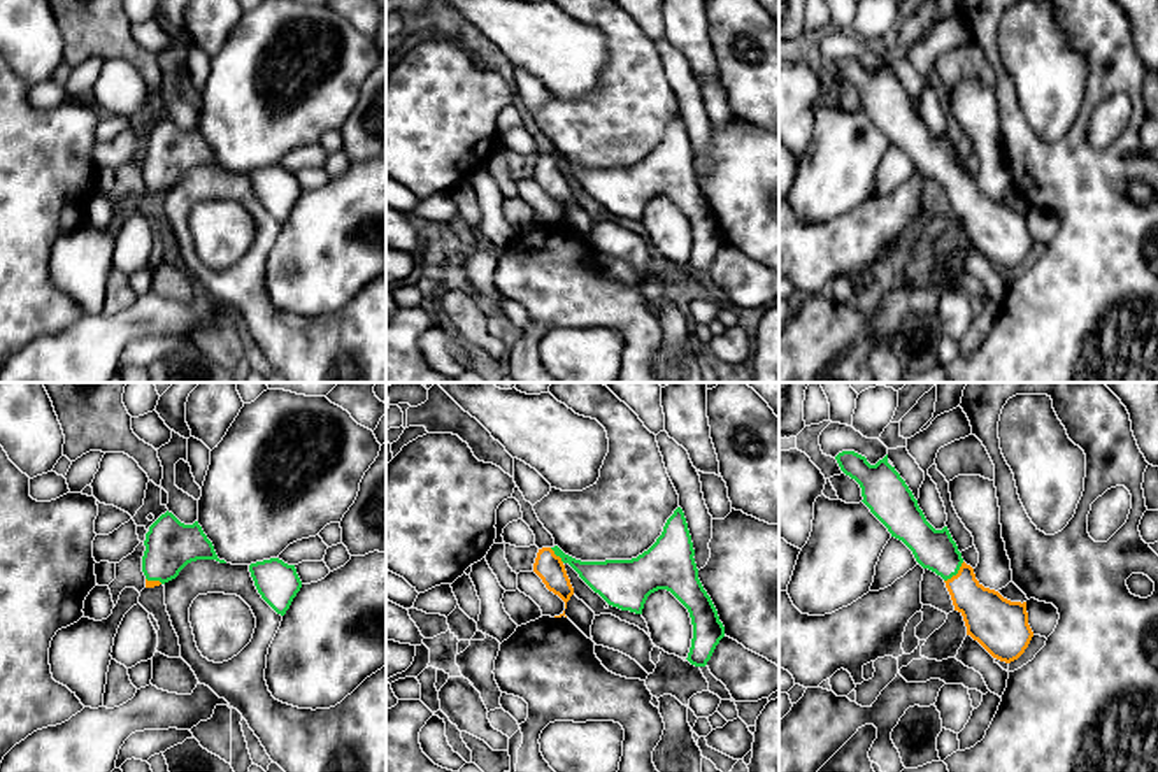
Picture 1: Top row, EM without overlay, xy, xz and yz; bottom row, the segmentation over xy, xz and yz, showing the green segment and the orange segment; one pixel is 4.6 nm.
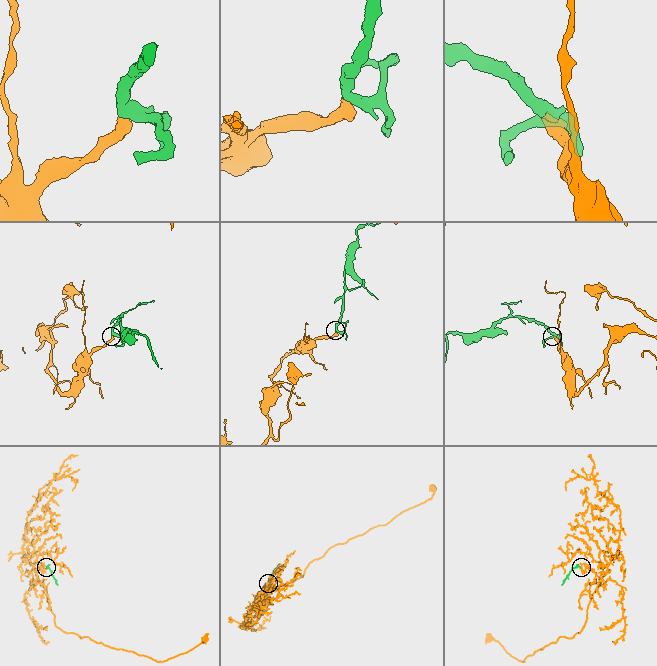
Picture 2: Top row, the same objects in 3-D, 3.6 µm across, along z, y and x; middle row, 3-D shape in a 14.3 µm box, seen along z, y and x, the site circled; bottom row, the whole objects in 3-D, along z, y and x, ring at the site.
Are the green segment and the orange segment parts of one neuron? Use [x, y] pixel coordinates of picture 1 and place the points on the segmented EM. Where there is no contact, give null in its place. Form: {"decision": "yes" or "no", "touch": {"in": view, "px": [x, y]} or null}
{"decision": "yes", "touch": {"in": "yz", "px": [955, 574]}}

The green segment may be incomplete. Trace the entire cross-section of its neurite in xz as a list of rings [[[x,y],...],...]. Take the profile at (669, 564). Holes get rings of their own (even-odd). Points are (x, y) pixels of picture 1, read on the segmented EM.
[[[681,507],[667,519],[656,542],[632,560],[581,561],[558,546],[537,553],[533,572],[546,588],[565,602],[574,595],[567,575],[568,563],[579,577],[609,605],[642,614],[647,597],[658,590],[670,591],[690,612],[693,639],[688,661],[705,667],[725,637],[718,611],[698,579],[695,549]]]

